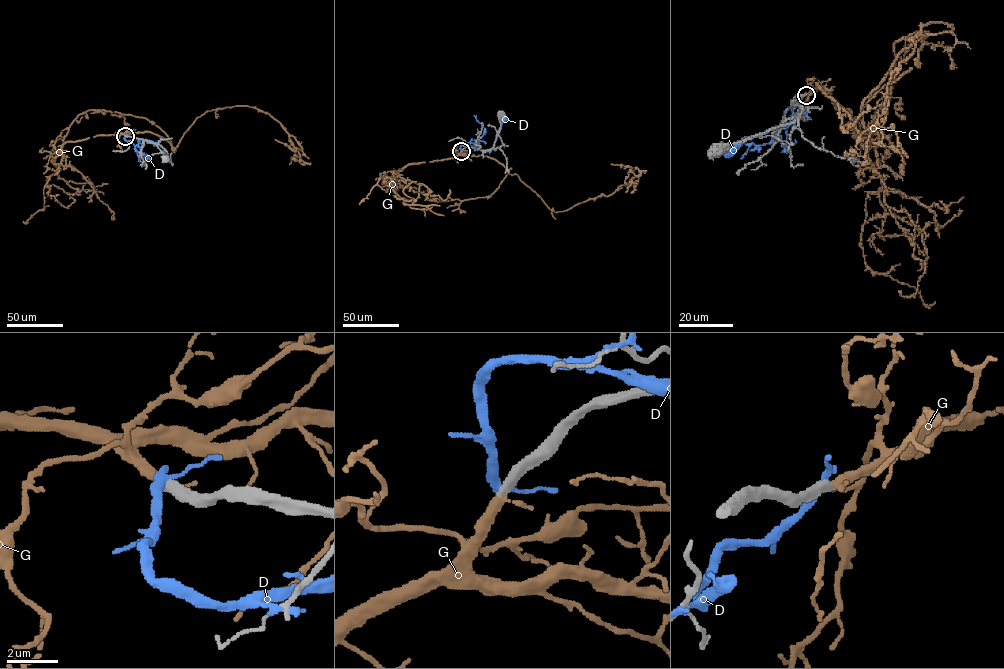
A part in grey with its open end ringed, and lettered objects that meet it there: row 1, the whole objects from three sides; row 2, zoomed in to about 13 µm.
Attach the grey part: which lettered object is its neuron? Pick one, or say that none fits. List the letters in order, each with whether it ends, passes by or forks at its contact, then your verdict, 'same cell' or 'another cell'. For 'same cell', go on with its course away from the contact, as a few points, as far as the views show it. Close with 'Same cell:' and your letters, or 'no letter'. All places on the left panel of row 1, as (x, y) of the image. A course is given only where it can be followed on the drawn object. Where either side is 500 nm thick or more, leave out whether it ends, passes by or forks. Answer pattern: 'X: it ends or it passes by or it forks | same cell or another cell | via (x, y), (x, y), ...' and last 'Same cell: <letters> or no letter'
D: it passes by | another cell
G: it passes by | same cell | via (125, 135), (150, 132), (175, 149), (144, 118), (88, 110), (51, 155), (62, 153), (113, 217)
Same cell: G

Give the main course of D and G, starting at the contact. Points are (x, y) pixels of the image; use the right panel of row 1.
D: (805, 94), (792, 105), (804, 102), (803, 112), (790, 123), (745, 139), (731, 153), (728, 151)
G: (806, 94), (851, 127), (928, 32), (894, 43), (861, 140), (925, 262), (898, 291)

